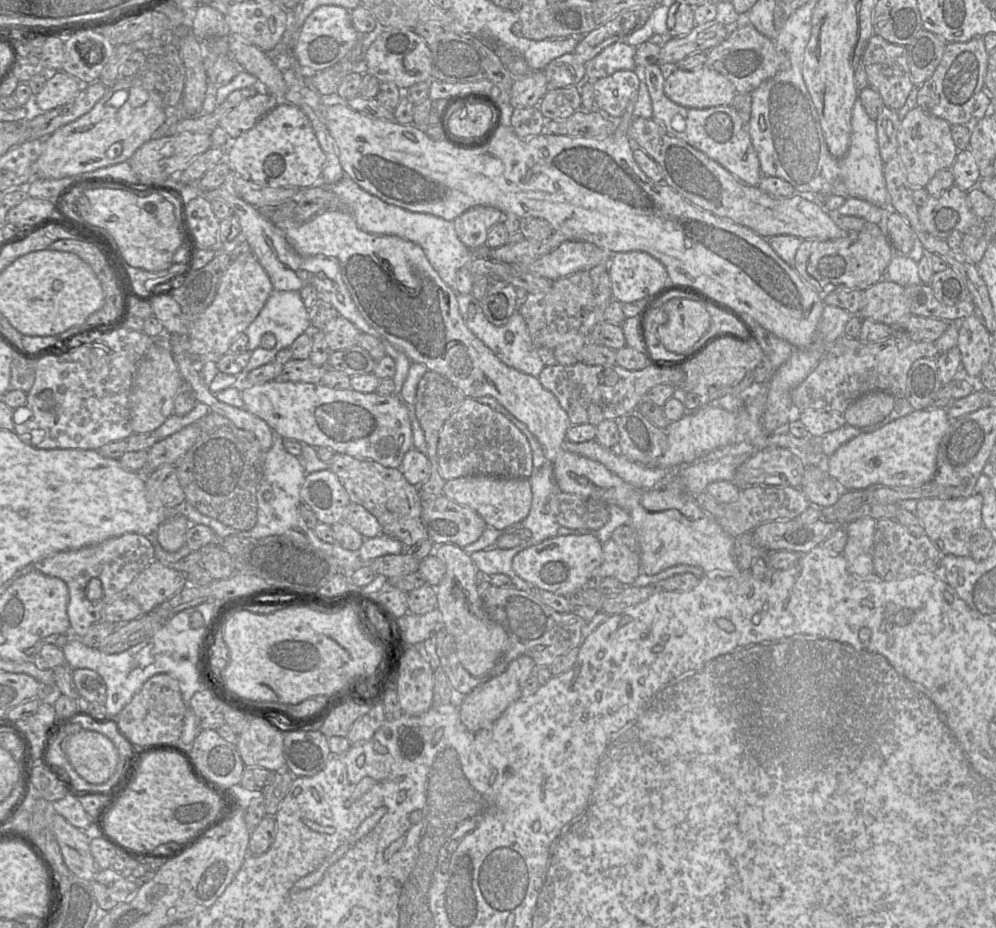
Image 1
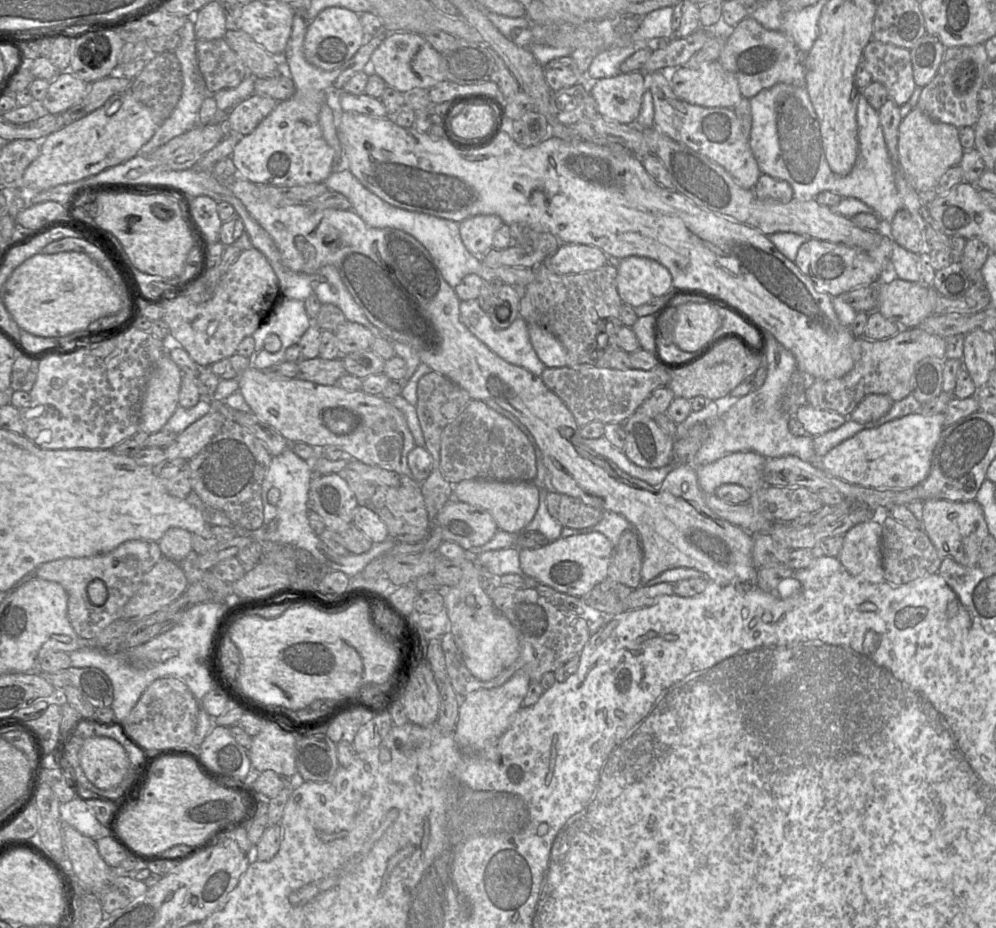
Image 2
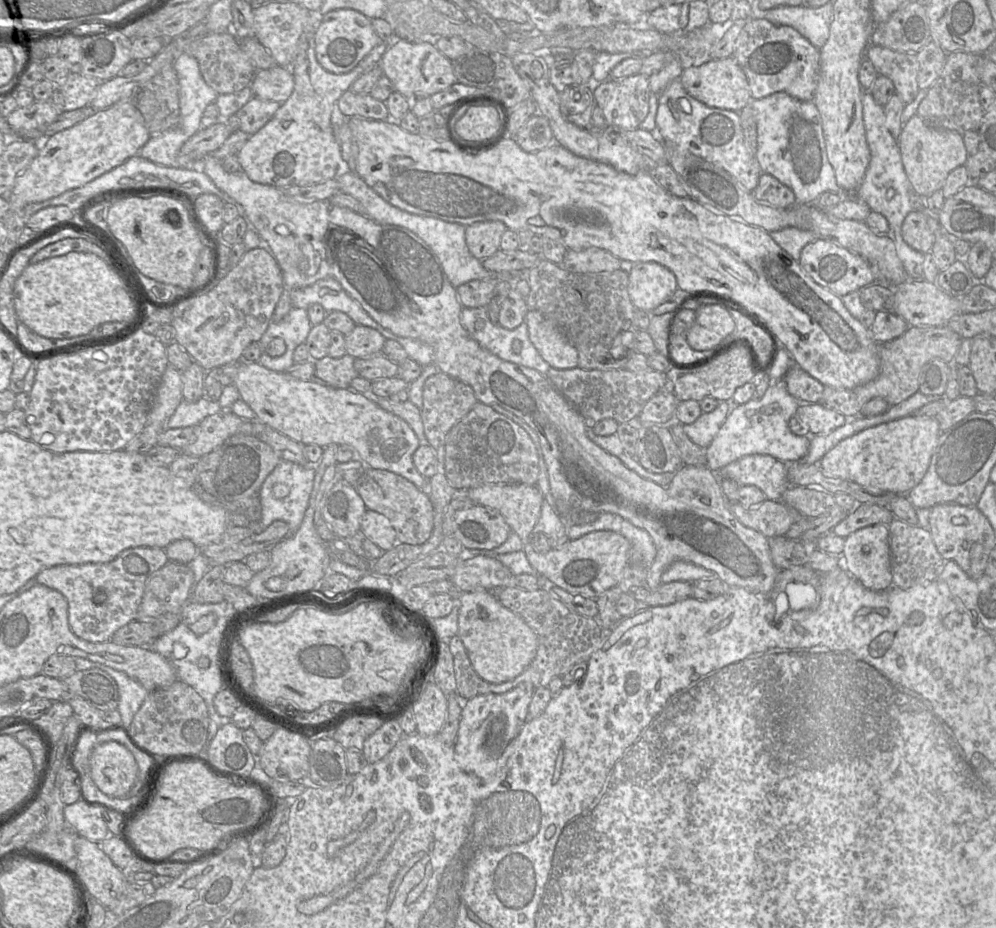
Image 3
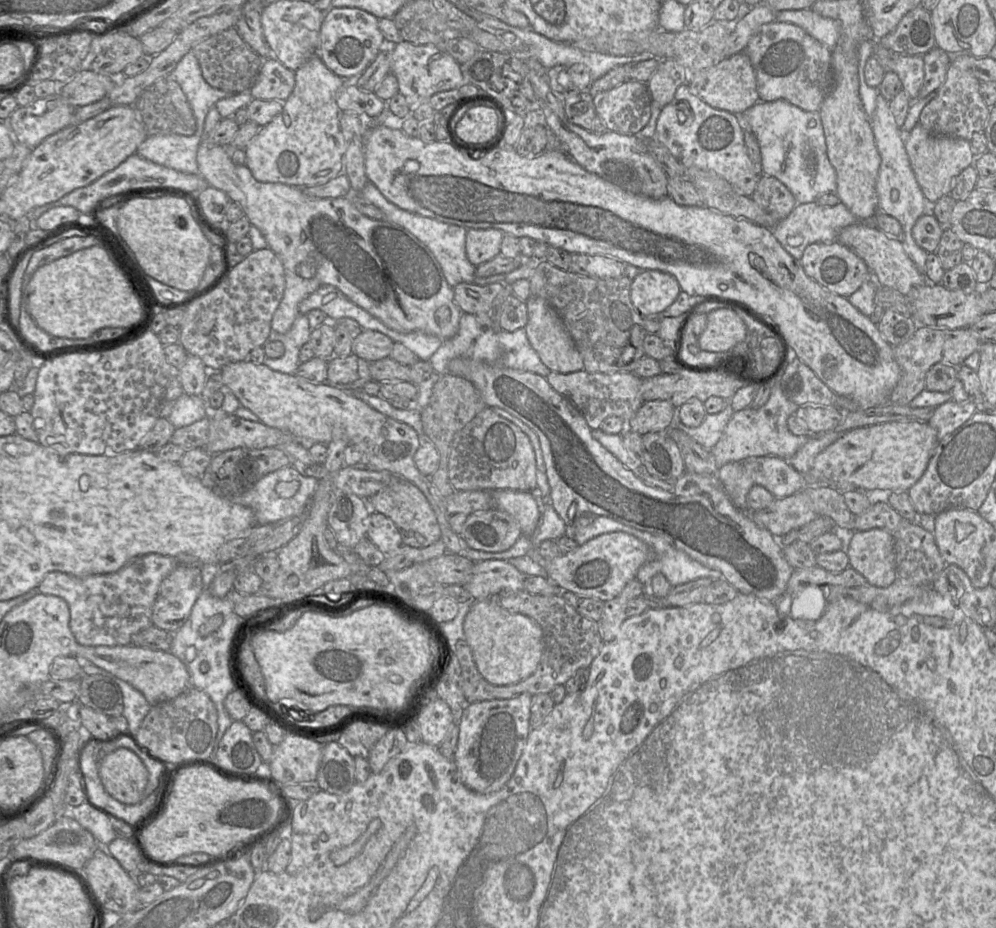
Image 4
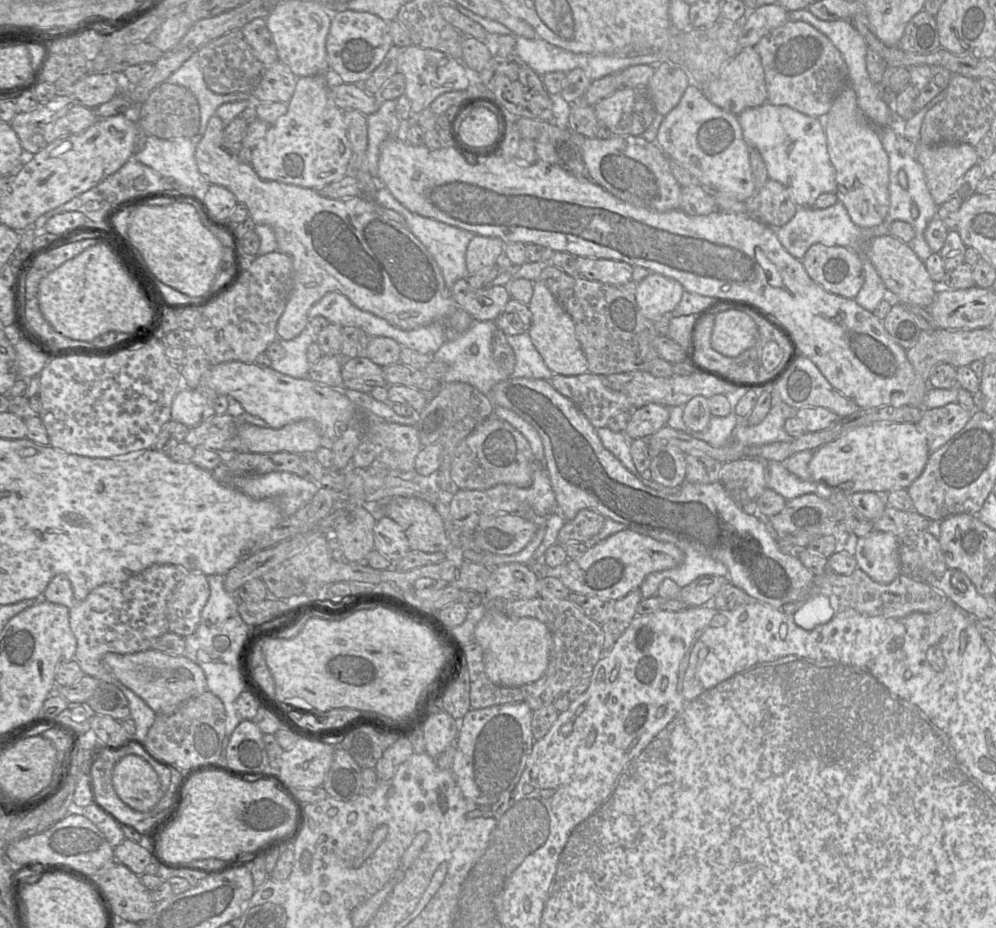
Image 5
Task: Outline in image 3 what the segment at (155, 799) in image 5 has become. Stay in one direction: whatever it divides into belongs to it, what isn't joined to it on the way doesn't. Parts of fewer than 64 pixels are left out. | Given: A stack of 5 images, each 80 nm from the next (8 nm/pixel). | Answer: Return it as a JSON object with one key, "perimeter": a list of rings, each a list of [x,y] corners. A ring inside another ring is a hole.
{"perimeter":[[[115,741],[94,747],[89,757],[89,770],[94,785],[114,798],[127,797],[138,776],[138,765],[133,754]]]}

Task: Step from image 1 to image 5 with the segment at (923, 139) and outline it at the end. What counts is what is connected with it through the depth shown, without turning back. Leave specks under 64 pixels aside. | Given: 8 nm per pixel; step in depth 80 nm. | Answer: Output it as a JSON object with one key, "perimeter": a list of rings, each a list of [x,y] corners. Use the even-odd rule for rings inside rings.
{"perimeter":[[[917,142],[917,162],[923,168],[928,190],[938,206],[957,194],[962,177],[979,160],[975,147],[967,143],[927,145]]]}

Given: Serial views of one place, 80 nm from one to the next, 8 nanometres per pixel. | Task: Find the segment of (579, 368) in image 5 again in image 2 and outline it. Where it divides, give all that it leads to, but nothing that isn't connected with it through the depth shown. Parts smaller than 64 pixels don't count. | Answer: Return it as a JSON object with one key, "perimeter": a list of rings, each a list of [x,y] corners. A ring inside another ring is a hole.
{"perimeter":[[[528,324],[528,332],[535,352],[547,368],[567,366],[567,351],[552,333],[536,324]]]}

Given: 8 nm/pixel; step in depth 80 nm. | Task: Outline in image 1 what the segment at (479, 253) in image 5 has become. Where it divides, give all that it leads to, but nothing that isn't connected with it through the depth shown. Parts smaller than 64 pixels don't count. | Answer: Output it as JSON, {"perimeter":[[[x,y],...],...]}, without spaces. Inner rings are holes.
{"perimeter":[[[475,206],[454,221],[456,234],[460,241],[470,250],[486,245],[490,228],[503,220],[503,212],[491,206]]]}

